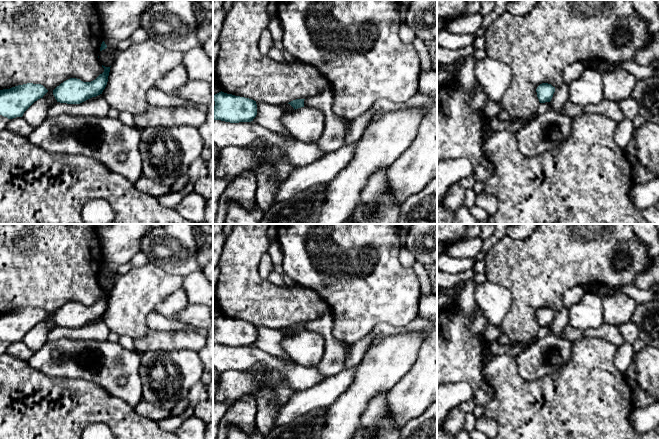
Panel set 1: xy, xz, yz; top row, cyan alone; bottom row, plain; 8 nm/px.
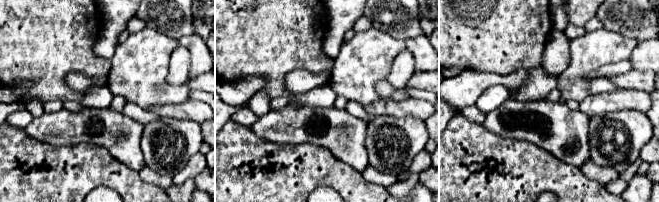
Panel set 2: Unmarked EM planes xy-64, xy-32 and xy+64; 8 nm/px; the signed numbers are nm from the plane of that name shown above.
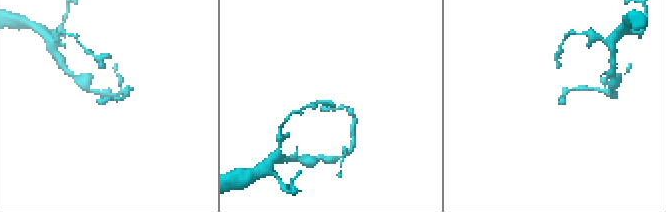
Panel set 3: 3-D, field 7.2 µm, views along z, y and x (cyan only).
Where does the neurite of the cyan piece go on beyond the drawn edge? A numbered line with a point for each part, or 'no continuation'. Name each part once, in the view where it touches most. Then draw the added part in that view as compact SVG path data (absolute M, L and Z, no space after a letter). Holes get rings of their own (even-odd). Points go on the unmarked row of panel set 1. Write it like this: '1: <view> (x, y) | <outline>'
no continuation

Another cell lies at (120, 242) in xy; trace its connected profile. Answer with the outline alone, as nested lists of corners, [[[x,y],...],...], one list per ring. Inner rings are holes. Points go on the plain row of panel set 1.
[[[93,224],[101,241],[104,266],[107,272],[99,275],[101,289],[110,291],[117,269],[129,263],[140,252],[140,242],[153,227],[150,224]]]

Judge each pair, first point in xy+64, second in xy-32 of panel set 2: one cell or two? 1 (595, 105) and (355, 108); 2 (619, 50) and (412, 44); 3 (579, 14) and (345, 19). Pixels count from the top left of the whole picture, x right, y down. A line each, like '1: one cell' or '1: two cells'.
1: two cells
2: two cells
3: one cell

